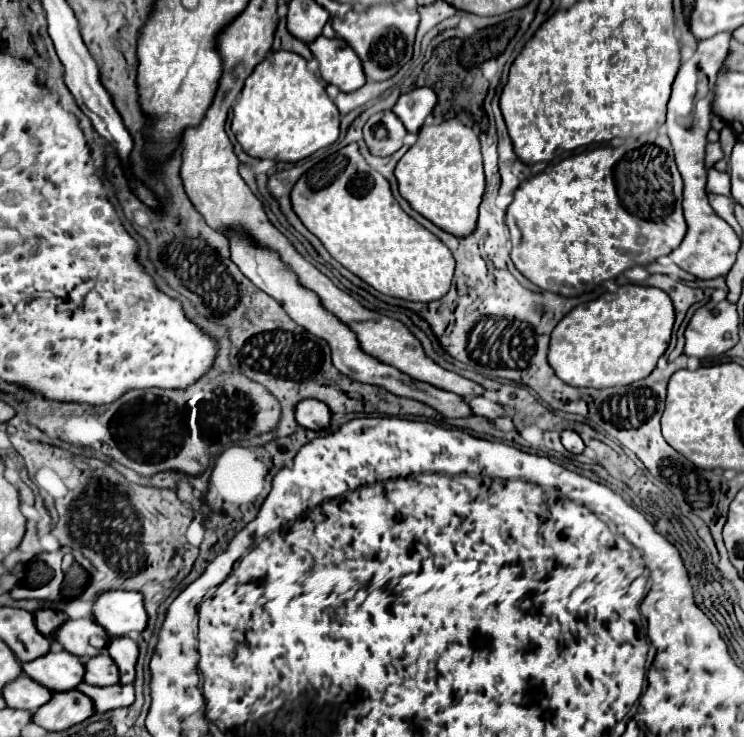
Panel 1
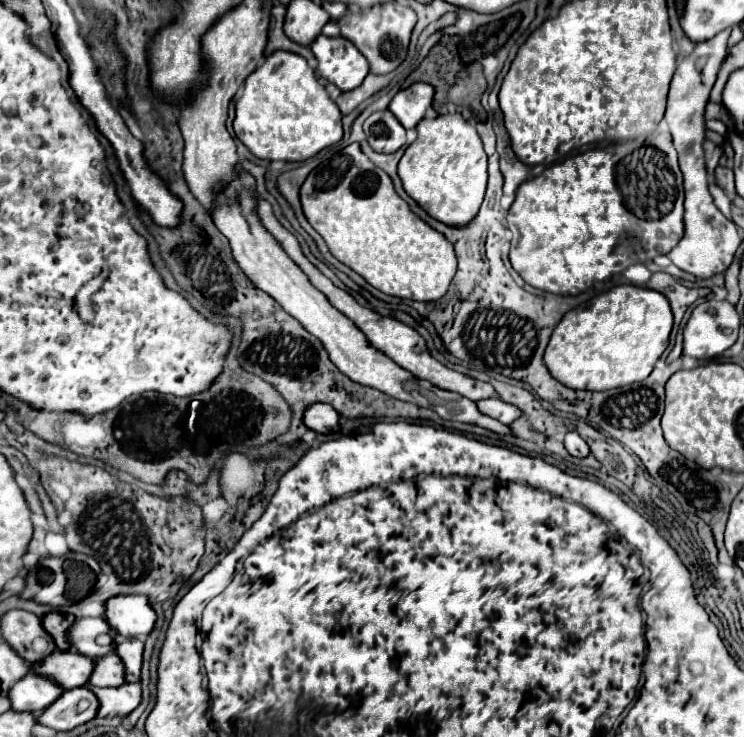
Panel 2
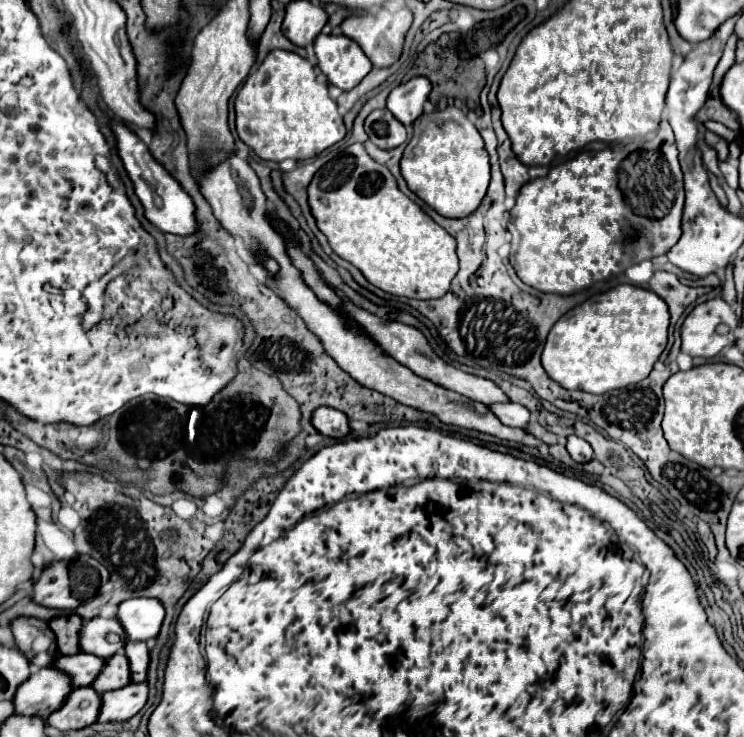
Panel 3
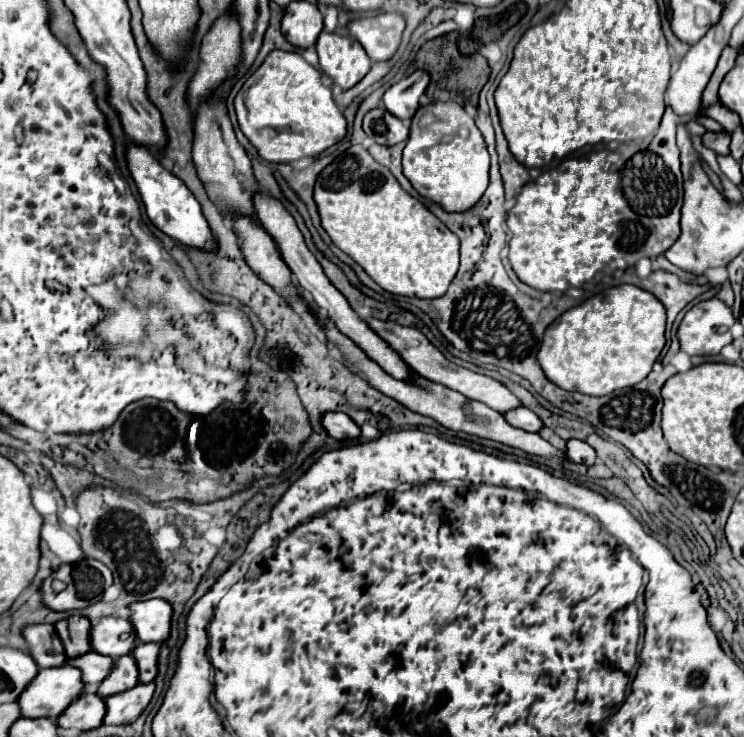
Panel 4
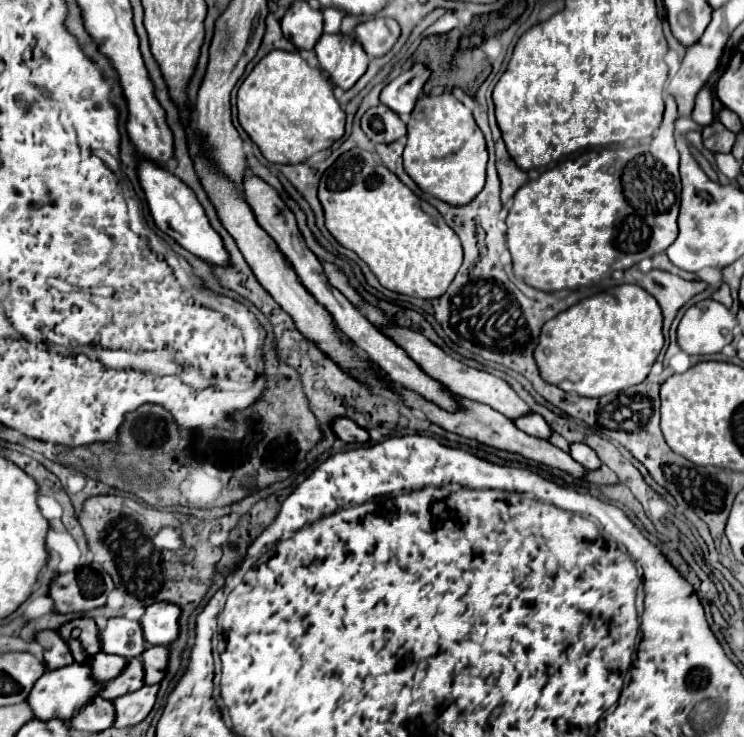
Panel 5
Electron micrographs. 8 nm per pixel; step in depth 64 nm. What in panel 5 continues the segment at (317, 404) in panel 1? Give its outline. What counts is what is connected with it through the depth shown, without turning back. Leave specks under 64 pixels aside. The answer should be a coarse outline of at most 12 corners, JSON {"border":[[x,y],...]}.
{"border":[[336,420],[332,428],[340,440],[366,444],[370,434],[356,422]]}

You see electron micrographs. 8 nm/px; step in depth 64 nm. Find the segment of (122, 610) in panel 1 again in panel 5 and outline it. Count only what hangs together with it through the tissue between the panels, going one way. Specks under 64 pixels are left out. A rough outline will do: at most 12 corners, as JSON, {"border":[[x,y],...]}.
{"border":[[160,602],[140,624],[148,644],[170,646],[180,636],[180,608]]}

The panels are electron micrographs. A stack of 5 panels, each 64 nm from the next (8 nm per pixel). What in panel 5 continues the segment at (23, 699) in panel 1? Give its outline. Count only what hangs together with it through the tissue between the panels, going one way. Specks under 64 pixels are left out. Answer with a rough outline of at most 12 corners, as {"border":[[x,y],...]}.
{"border":[[86,664],[48,670],[28,704],[40,720],[70,720],[104,682]]}

